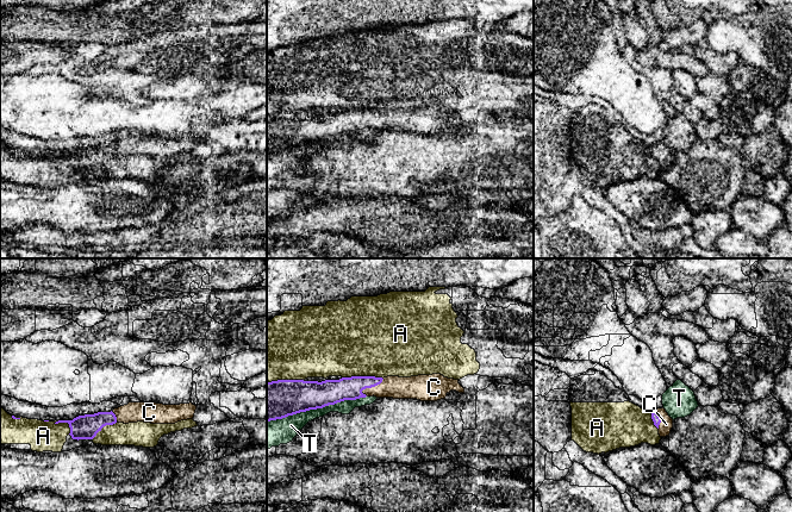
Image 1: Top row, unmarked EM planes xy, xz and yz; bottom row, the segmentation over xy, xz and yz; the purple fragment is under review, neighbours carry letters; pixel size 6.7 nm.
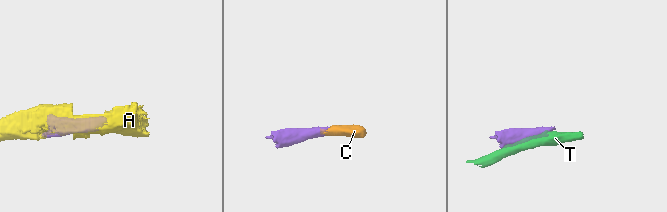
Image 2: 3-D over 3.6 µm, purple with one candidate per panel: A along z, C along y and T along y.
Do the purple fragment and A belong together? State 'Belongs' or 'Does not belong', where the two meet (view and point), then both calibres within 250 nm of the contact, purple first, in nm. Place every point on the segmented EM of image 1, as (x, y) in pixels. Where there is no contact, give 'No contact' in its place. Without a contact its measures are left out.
Does not belong. Touches purple at xz (362, 376). Thickness 170 nm (purple) against 500 nm

